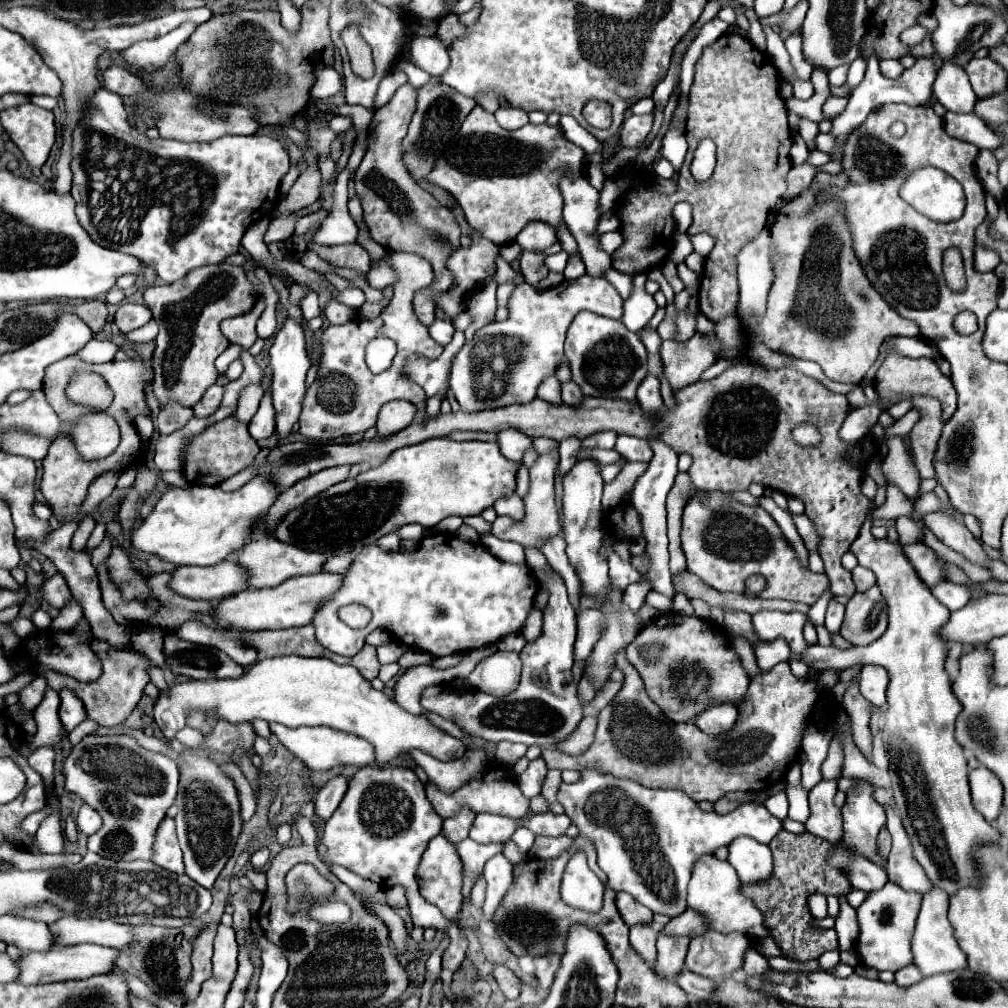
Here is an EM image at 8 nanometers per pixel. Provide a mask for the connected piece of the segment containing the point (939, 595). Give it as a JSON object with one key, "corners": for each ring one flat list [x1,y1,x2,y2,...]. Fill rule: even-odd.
{"corners":[[945,580,939,582,939,584,935,584,935,586,931,588,931,592,933,592,933,596,935,596,941,604,945,604,951,612,963,608,963,606,969,602,969,588,963,588,963,586,957,586,957,584,947,584]]}

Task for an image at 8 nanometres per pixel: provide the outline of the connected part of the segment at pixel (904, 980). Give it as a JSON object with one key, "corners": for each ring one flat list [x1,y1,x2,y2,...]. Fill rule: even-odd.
{"corners":[[907,966,907,968,901,968,899,972,895,972,895,984,899,984,899,986,911,986,921,980,923,980,923,974,917,966]]}

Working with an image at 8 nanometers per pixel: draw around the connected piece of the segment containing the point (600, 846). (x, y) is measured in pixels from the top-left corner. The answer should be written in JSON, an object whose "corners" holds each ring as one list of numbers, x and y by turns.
{"corners":[[583,770,577,784,561,784,557,800,563,804,565,814,581,830,581,834,593,840,597,848,597,864,609,878,607,886,615,892,631,894,649,910,669,918,675,918,687,910,687,882,691,878,691,866,699,856,713,854,715,848,727,846,735,836,749,836,757,842,769,844,781,830,781,820,771,816,769,810,759,804,747,802,731,814,719,816,717,812,703,812,683,790,645,788,631,780,619,780,591,770]]}

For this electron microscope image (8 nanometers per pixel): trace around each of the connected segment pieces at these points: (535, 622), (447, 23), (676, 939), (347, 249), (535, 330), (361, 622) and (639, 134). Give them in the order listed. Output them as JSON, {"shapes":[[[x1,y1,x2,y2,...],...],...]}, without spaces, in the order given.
{"shapes":[[[533,608,525,620,523,630,521,634,527,638,527,640,535,640,539,634,541,634,541,622,543,622,543,612]],[[447,14,445,18,439,20,439,26,437,26,437,32,435,32,445,44,453,44,455,40,463,38,467,32,465,32,465,26,459,22,459,16,457,14]],[[659,932,657,936,657,962,653,966,653,970,667,978,673,980,675,972,681,972,683,968,683,960,687,954,687,944,689,944,689,936,667,936,663,932]],[[349,244,349,246,315,246,313,248,323,260,333,260,335,266,343,266,343,268,355,268,359,272,367,272,369,270,369,254,365,248,361,248,359,244]],[[587,274,575,280,563,280,561,286,547,290,535,290,529,284,517,286,515,296,511,296,509,318,477,330,475,338,453,360,449,386,461,410,487,410,535,400,541,382,553,376,559,364,565,362,565,332,579,310,621,318,623,300,605,278,591,278]],[[351,604,351,606,345,606,339,610,339,618,345,624,349,624,351,628,363,628,371,620,371,612,367,612,367,608,363,608,363,606]],[[643,114,643,116,629,116,619,132,619,140,625,148,639,148,645,136,649,134,653,126,653,114]]]}

